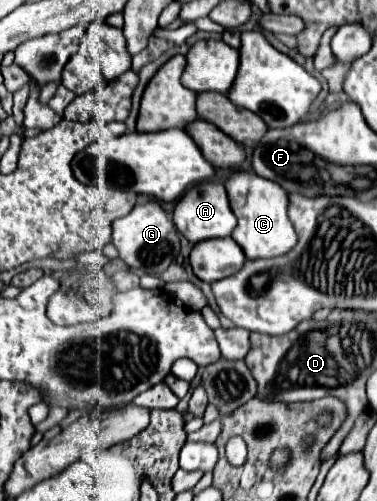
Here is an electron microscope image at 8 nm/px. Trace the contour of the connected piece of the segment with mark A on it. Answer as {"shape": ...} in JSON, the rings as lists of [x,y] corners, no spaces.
{"shape":[[[214,182],[214,184],[190,188],[190,192],[186,192],[186,196],[182,196],[182,200],[174,208],[174,224],[192,244],[198,244],[202,240],[210,240],[210,238],[230,236],[236,226],[236,218],[230,210],[228,194],[226,194],[224,186]]]}

